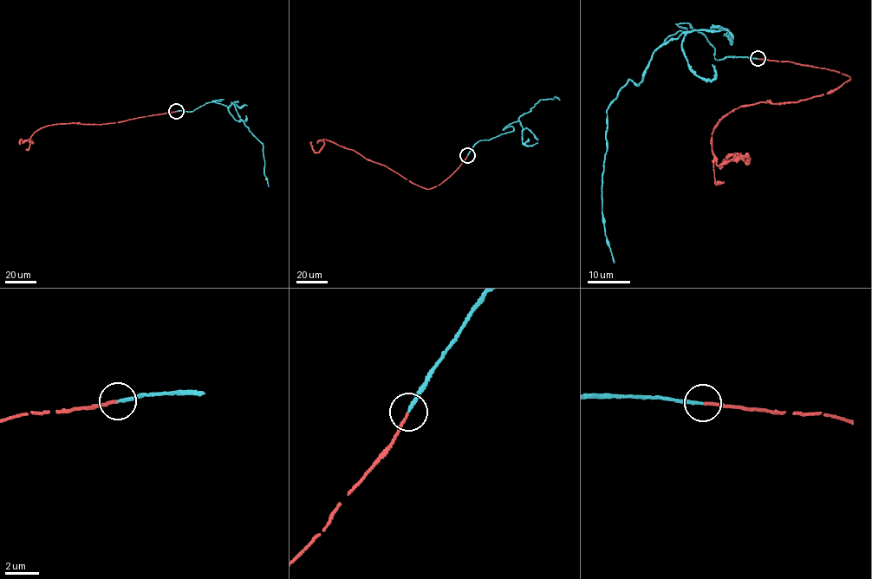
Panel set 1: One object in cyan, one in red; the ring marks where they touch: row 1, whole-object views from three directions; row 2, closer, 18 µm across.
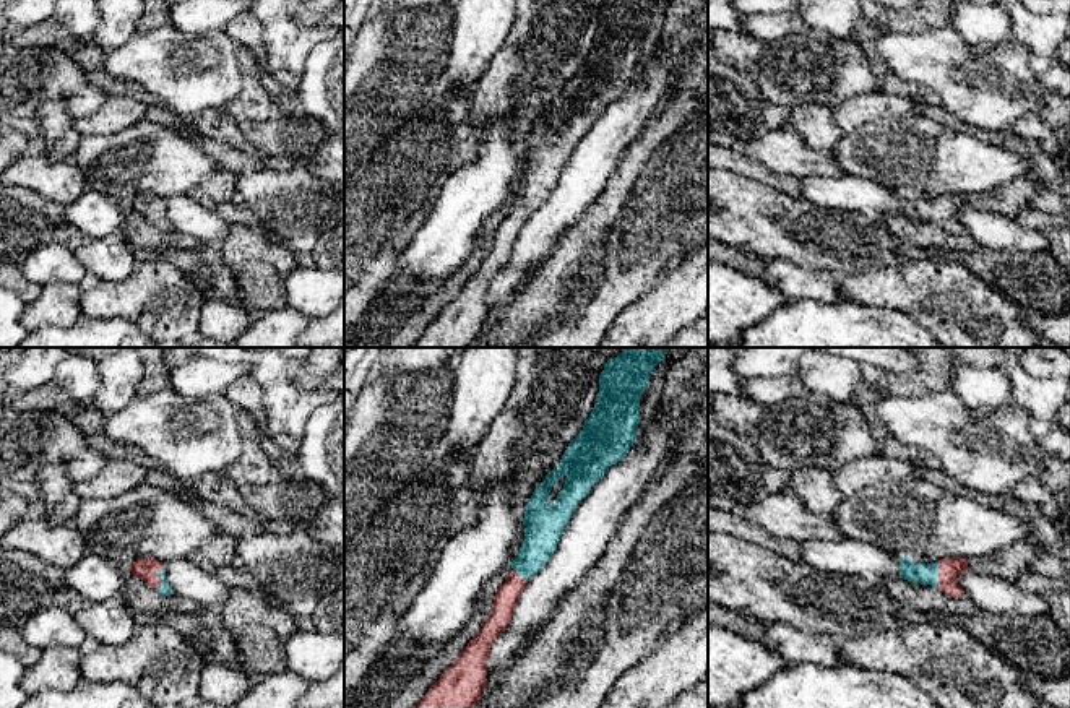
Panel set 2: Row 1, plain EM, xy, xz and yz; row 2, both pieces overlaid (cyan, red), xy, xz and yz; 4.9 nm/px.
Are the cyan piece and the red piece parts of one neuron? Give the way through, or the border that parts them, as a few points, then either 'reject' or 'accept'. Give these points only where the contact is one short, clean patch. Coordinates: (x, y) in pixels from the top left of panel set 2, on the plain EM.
runs through xy (164, 224), (159, 213), (146, 205); accept

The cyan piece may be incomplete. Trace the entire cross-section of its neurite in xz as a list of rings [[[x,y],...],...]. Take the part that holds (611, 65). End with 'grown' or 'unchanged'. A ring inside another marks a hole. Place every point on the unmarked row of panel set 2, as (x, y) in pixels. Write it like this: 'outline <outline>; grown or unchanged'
outline [[[604,0],[598,39],[583,67],[568,80],[559,104],[547,110],[524,143],[524,177],[510,200],[513,206],[495,227],[492,250],[412,348],[469,348],[479,339],[487,320],[490,284],[508,263],[528,218],[549,198],[578,140],[636,78],[640,32],[656,2]],[[562,112],[567,117],[550,141],[549,130]]]; grown

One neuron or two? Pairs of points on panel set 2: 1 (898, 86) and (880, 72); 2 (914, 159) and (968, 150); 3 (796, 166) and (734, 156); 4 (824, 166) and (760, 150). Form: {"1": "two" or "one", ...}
{"1": "one", "2": "one", "3": "two", "4": "one"}

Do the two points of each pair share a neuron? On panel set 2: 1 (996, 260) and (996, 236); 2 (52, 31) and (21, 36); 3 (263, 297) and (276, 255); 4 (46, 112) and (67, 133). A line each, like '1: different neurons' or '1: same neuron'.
1: different neurons
2: same neuron
3: same neuron
4: same neuron

